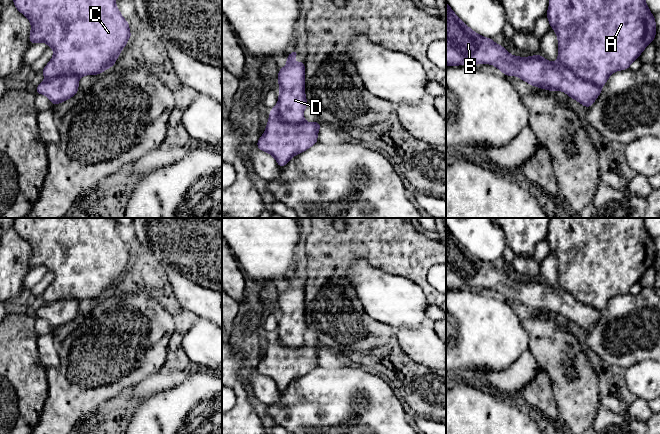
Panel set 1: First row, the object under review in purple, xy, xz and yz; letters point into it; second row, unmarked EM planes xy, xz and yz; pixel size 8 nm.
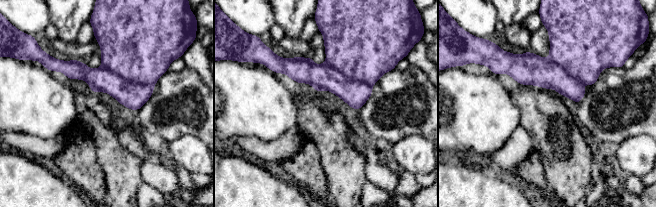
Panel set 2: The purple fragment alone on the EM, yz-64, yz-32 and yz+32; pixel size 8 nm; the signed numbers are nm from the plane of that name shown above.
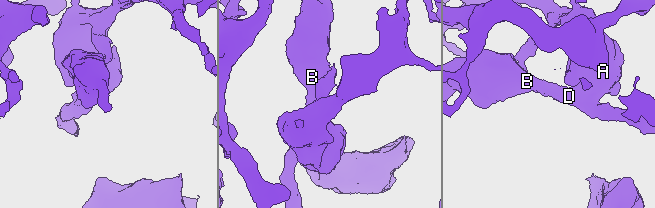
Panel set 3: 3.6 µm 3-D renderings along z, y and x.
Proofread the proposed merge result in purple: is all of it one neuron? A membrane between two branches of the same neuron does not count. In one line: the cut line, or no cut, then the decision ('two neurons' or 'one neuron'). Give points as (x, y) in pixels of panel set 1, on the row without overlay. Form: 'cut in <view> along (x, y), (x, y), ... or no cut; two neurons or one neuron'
no cut; one neuron

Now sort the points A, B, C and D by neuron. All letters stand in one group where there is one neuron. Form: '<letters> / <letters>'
A B C D

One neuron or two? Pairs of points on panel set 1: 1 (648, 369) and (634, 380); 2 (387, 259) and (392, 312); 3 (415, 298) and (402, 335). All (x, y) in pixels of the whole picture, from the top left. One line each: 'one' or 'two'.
1: one
2: two
3: two

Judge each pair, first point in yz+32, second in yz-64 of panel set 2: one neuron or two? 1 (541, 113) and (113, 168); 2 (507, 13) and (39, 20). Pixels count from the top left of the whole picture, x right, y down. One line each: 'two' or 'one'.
1: one
2: two

